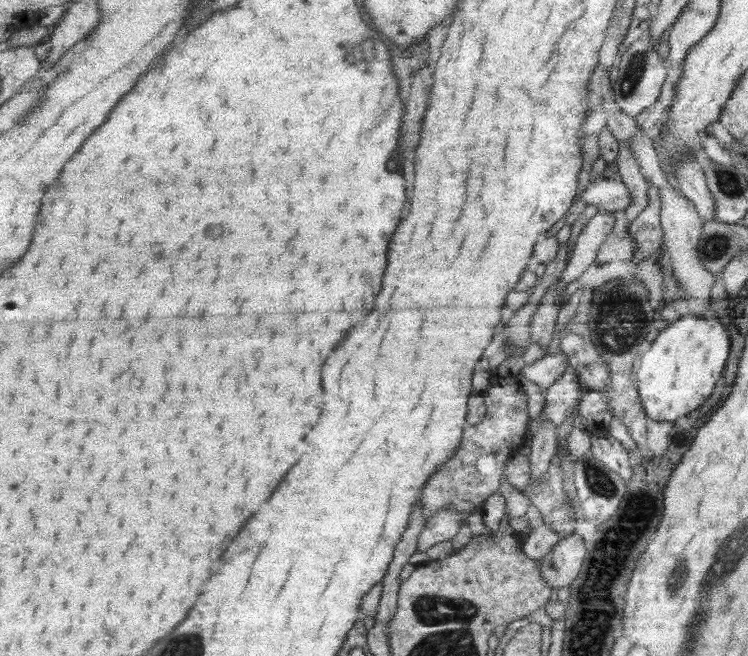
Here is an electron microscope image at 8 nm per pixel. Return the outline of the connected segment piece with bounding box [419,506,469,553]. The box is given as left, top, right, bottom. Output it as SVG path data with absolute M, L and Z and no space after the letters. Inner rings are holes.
M449 506L427 521L419 538L419 551L428 552L436 544L451 541L460 534L462 524L468 520L468 512L460 512Z

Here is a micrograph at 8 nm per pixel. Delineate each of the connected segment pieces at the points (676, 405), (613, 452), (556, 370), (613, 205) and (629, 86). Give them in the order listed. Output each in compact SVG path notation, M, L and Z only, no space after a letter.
M710 311L702 318L688 313L674 323L660 325L658 338L651 344L650 350L638 357L634 372L638 380L638 395L650 419L674 423L700 408L713 393L726 368L731 349L730 337L716 313Z
M609 433L593 434L593 453L604 464L608 465L620 475L624 483L628 483L632 476L633 468L626 449Z
M561 350L558 354L547 354L542 360L528 364L520 373L545 391L554 386L558 378L564 376L570 365L568 355Z
M605 177L593 178L591 187L581 197L584 204L598 206L612 213L625 210L631 204L628 187L620 180L614 181Z
M646 35L633 42L620 57L620 76L614 84L614 90L621 112L625 112L628 116L635 117L659 99L668 70L662 65L657 49L658 45L654 45L649 35Z

